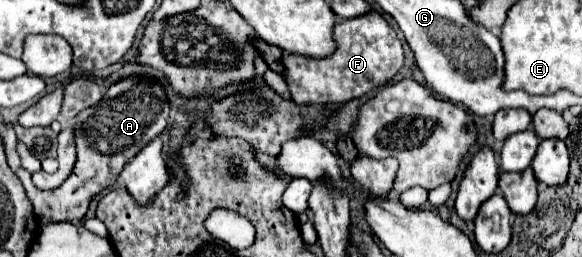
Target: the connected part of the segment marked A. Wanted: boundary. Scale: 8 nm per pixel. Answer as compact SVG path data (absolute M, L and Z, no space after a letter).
M126 78L110 86L100 104L76 116L74 140L78 162L62 186L54 190L34 190L30 172L24 170L16 172L16 176L22 180L26 188L28 198L34 204L36 216L42 222L46 220L45 224L50 223L50 220L80 222L86 216L90 200L104 188L112 186L118 174L124 170L124 164L128 164L128 160L132 160L136 152L140 152L150 140L162 134L162 130L168 124L168 116L170 116L170 102L162 86L158 86L156 82L142 78Z

